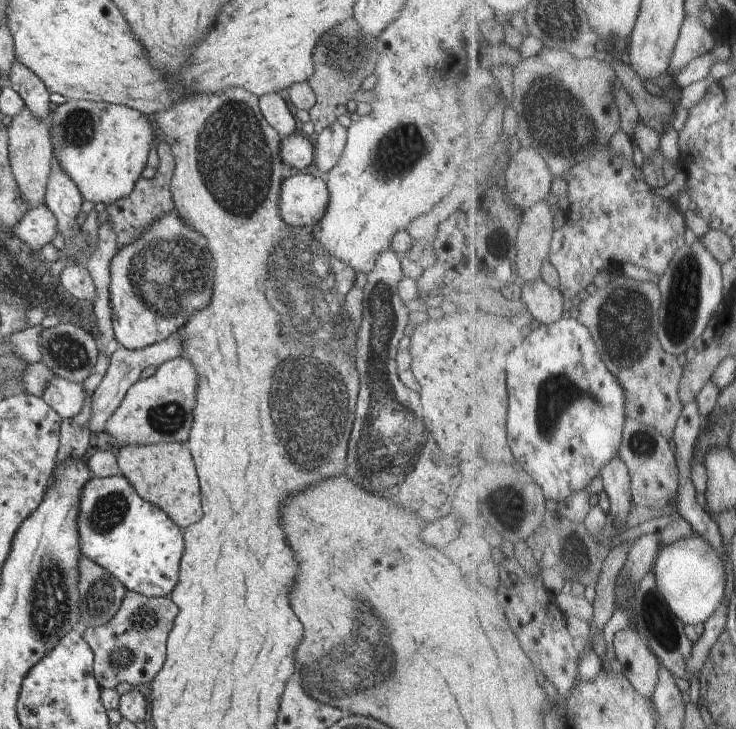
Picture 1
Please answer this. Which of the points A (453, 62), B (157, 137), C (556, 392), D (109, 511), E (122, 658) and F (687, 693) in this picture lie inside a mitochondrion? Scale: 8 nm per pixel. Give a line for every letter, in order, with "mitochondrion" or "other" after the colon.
A: other
B: other
C: mitochondrion
D: mitochondrion
E: mitochondrion
F: other

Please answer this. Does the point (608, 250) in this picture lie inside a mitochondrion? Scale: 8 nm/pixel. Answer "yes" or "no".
no

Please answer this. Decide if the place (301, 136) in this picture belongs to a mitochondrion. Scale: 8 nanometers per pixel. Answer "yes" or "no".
no

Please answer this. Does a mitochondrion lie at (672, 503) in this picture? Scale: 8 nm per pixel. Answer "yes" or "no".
no

